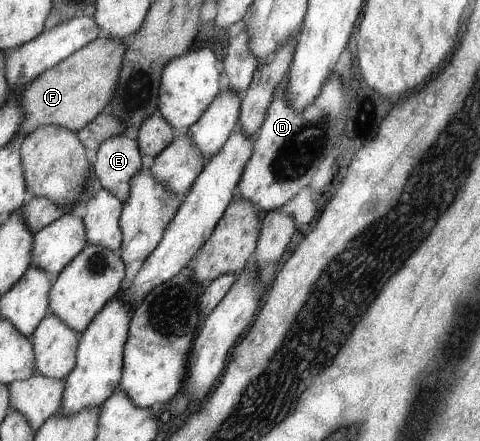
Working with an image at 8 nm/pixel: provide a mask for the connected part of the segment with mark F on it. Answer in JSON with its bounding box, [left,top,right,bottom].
[18,36,129,136]

